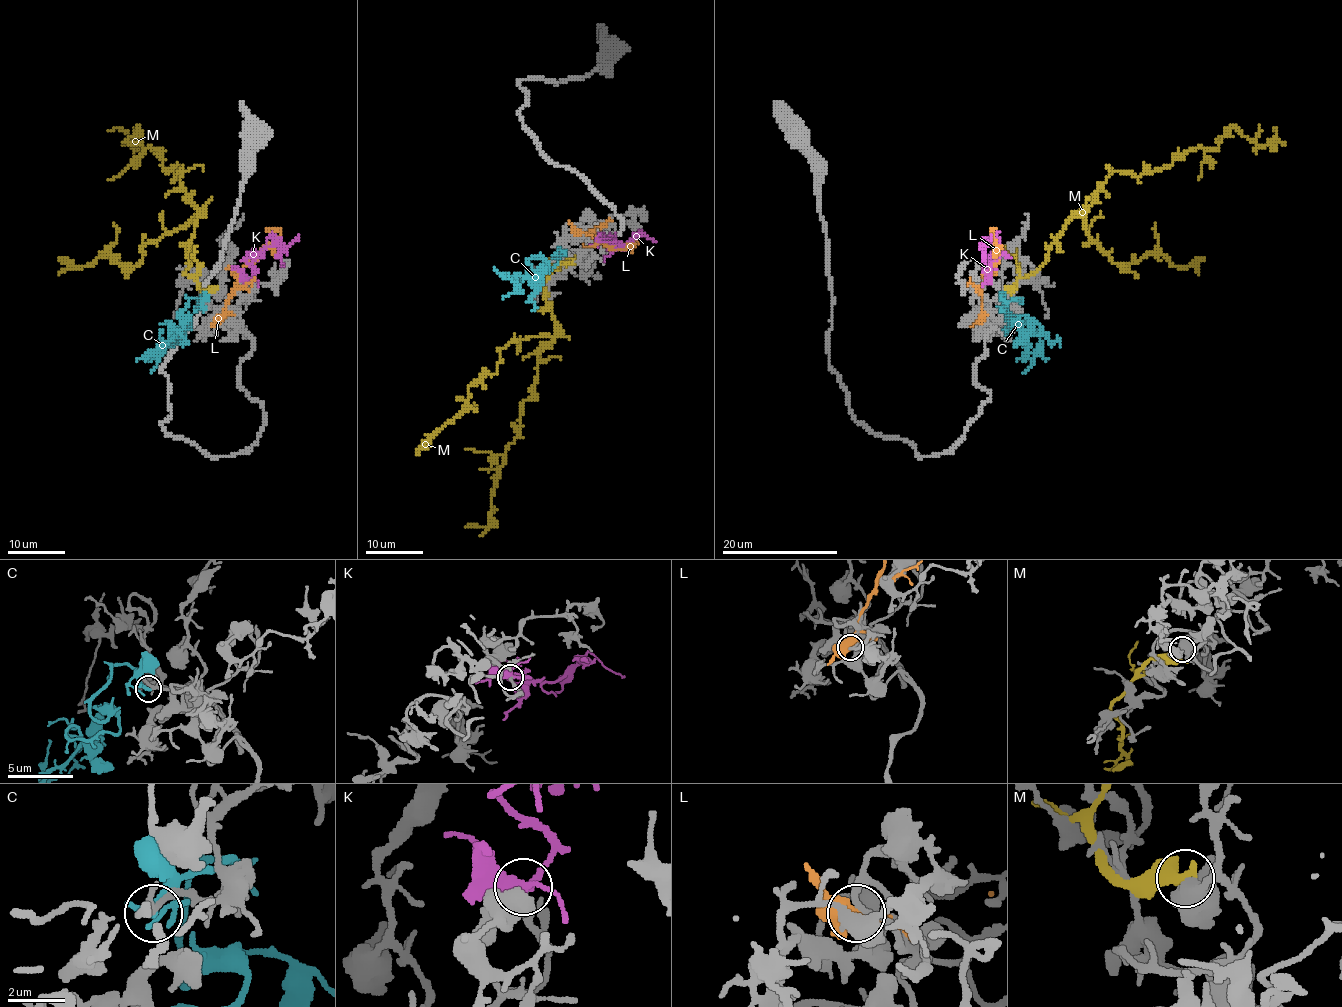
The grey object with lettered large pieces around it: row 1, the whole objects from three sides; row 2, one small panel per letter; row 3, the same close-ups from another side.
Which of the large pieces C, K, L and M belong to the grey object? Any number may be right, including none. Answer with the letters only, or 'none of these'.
C, K

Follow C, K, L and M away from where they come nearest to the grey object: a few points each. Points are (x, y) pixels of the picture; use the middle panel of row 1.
C: (562, 252), (555, 265), (536, 258), (544, 262), (539, 279), (519, 276), (516, 283), (508, 273)
K: (606, 242), (611, 242), (601, 240), (603, 234), (617, 243), (626, 243), (645, 233), (656, 242)
L: (580, 232), (591, 232), (610, 247), (636, 245), (636, 242), (624, 243)
M: (572, 258), (542, 283), (557, 335), (539, 350), (519, 435), (508, 446), (492, 494), (490, 524), (466, 526)

